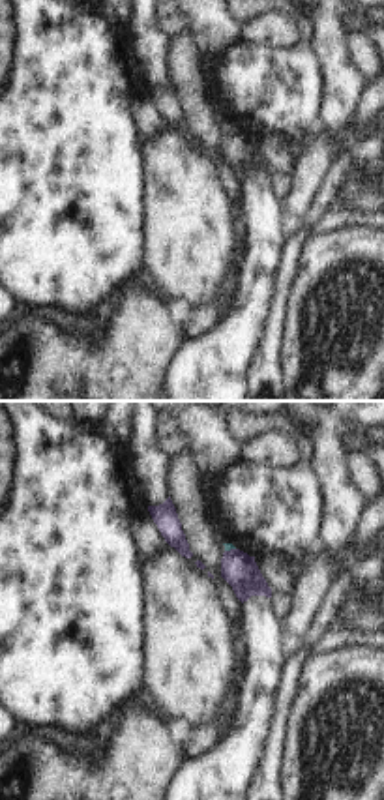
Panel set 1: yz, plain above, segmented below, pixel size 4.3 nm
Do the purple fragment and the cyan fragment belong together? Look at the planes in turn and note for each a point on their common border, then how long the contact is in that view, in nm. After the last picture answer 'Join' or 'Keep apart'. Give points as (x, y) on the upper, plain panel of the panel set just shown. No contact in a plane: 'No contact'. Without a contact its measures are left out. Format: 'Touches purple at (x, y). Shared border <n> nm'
Touches purple at (231, 130). Shared border 50 nm.

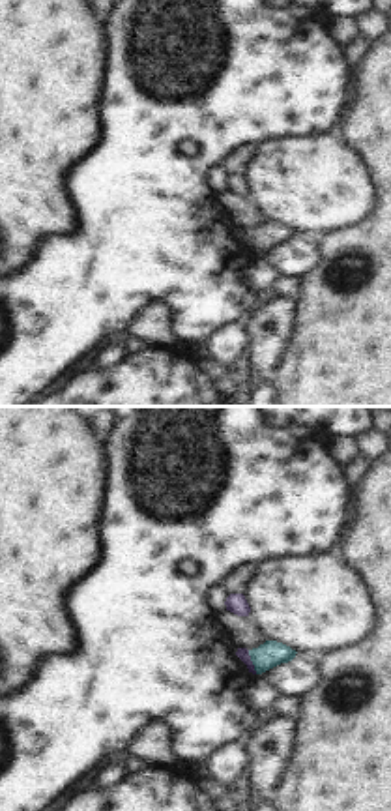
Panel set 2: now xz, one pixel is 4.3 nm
Touches purple at (251, 242). Shared border 110 nm.

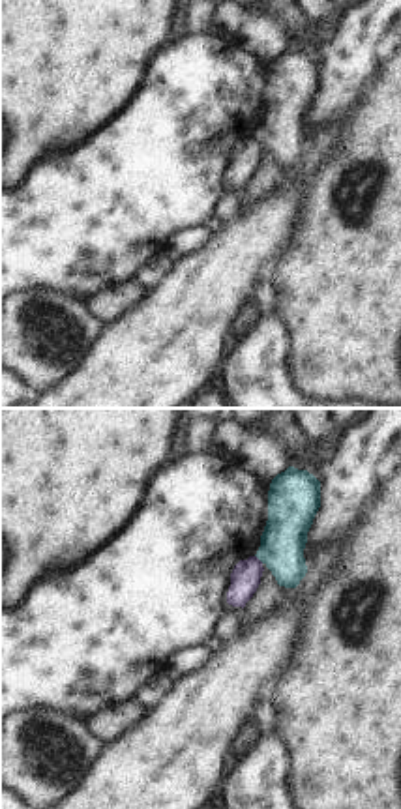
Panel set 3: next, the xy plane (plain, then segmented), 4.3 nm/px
Touches purple at (257, 139). Shared border 50 nm.

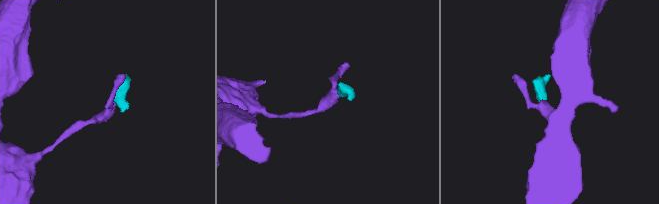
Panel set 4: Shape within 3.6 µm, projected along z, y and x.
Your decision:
Keep apart.

